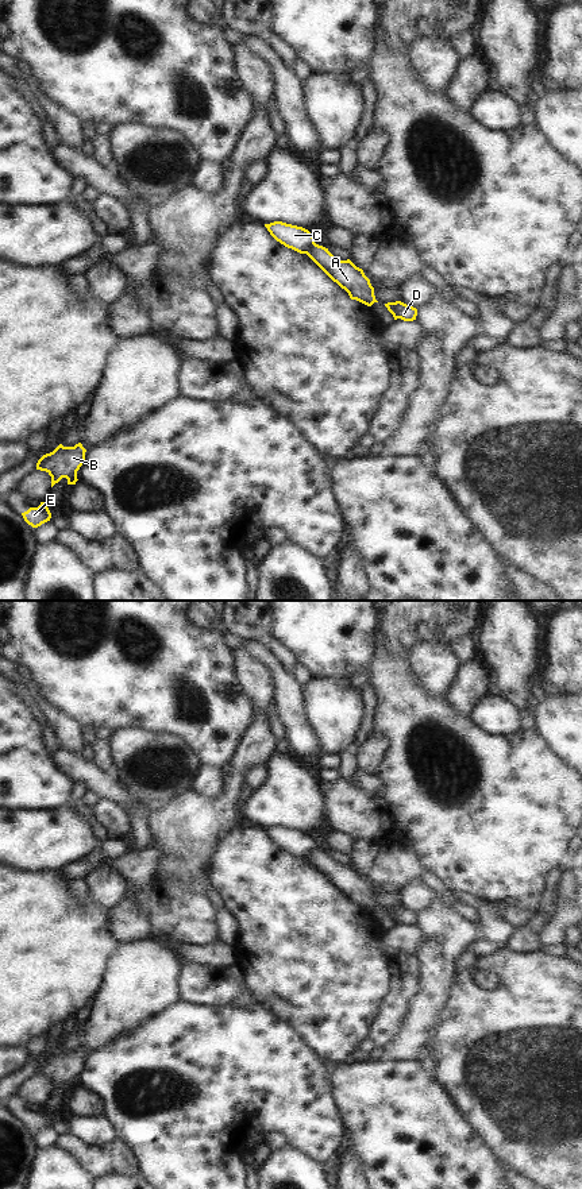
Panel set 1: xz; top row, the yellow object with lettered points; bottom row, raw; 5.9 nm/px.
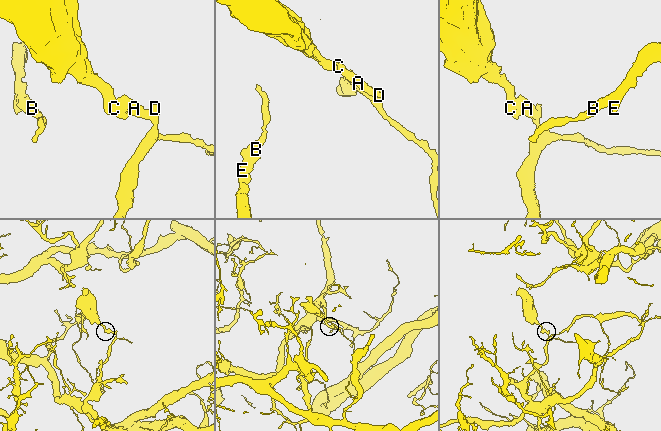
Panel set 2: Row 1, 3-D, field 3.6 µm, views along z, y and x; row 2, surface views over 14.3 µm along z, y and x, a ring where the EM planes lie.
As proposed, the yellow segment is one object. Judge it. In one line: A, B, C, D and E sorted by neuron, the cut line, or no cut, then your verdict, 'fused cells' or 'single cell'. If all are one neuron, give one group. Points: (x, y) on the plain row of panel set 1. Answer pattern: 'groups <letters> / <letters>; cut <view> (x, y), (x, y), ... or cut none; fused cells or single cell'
groups A B D E / C; cut xz (315, 848), (305, 857); fused cells

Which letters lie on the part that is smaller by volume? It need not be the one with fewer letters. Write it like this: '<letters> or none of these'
C

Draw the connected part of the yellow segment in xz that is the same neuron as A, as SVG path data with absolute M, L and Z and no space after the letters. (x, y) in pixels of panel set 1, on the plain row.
M315 849L307 860L342 893L351 904L356 904L367 911L378 907L374 892L363 875L356 872L350 864L340 865L328 853Z

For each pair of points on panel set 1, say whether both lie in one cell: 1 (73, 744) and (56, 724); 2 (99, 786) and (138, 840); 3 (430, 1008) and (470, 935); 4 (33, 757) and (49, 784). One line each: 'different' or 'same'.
1: same
2: same
3: same
4: same

